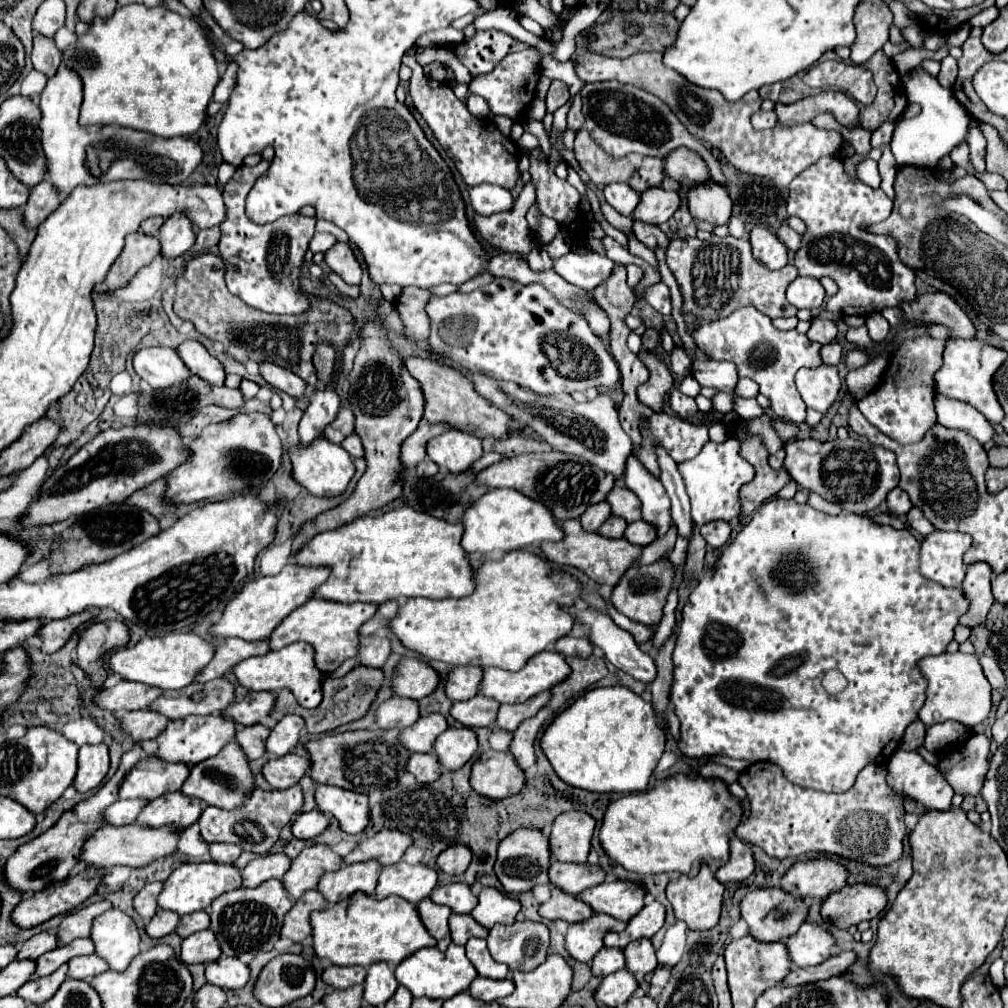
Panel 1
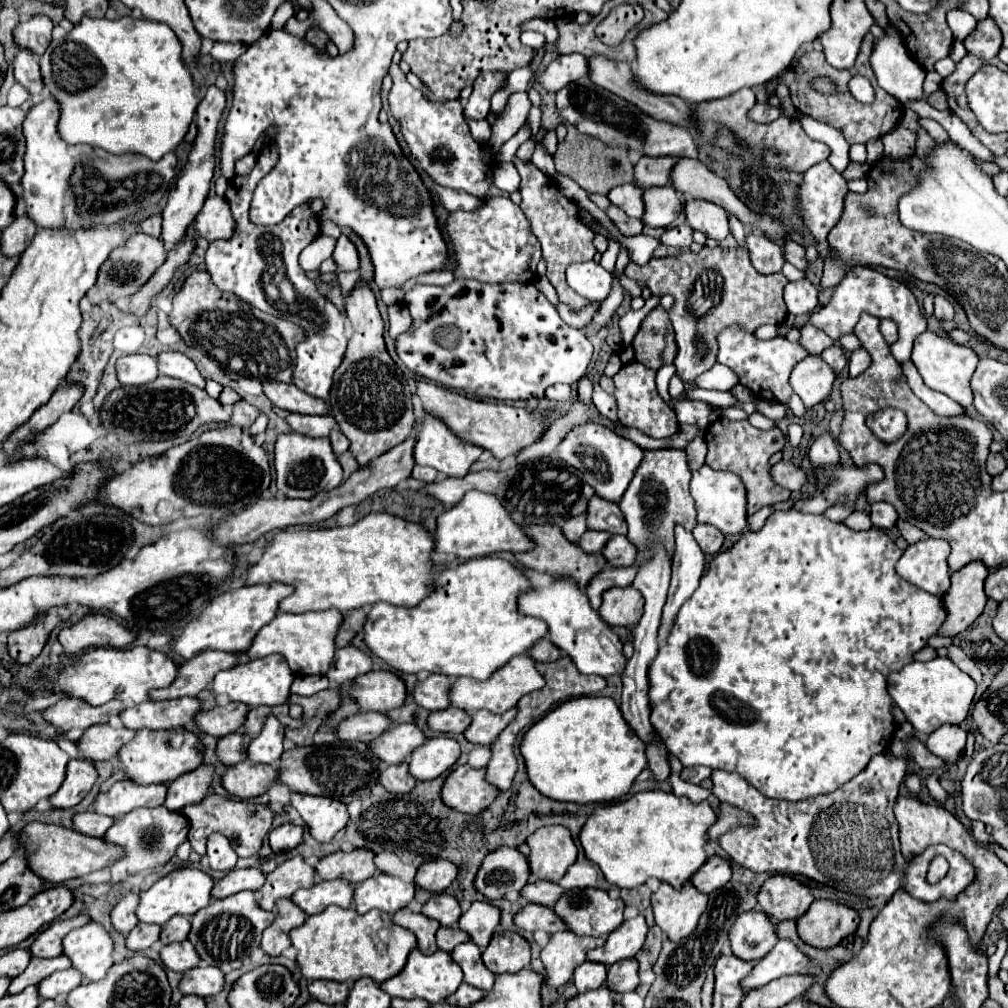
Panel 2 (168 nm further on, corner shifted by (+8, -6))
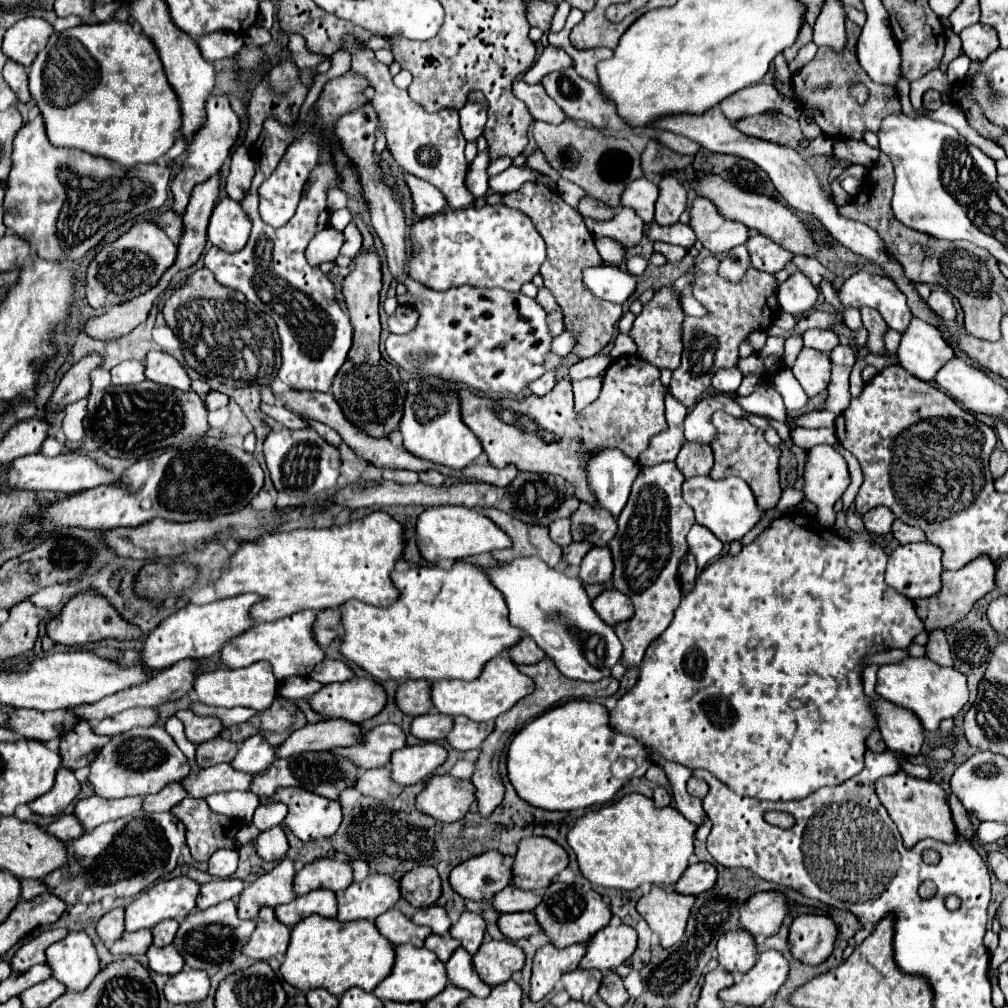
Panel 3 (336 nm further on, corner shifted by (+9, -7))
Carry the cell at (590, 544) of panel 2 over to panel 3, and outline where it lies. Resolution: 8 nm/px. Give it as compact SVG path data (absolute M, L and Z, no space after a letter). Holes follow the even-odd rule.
M571 542L567 548L563 548L563 560L569 566L579 566L581 560L585 558L585 554L593 548L593 544L589 542Z

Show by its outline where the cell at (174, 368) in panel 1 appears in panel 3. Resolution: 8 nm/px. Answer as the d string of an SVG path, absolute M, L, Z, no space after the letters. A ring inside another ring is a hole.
M125 360L111 370L113 384L139 384L145 378L145 364L139 360Z

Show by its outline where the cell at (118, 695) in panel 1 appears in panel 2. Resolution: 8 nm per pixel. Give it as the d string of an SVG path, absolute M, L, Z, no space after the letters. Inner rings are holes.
M62 699L44 709L42 717L56 731L68 733L72 729L88 729L90 725L106 723L112 715L120 715L122 711L124 705L118 701L104 703L102 707L86 707L86 703L78 703L78 699Z

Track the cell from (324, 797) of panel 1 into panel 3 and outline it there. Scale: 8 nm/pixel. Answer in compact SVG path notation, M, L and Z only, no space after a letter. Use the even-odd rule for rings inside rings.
M279 788L271 800L287 804L289 812L285 818L285 826L303 842L311 842L317 838L327 838L333 836L341 824L341 806L337 800L329 800L323 796L317 796L313 792L307 792L303 788Z

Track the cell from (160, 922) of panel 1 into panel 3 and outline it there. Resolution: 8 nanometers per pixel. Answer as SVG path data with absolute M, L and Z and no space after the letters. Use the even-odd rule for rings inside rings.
M137 930L133 934L123 934L109 950L117 956L135 956L135 954L145 954L147 948L153 944L153 934L151 930Z

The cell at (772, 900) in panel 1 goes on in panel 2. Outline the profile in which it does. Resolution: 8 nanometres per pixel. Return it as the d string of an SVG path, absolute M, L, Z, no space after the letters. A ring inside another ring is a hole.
M748 911L746 915L740 915L728 935L732 953L750 963L762 959L778 943L774 929L776 923L770 923L762 911Z

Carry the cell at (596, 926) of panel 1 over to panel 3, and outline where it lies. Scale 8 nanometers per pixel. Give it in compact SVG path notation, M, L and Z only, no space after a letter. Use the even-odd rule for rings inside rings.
M545 944L543 948L539 948L533 958L529 998L537 1002L547 996L565 972L573 972L579 968L583 956L585 944L573 944L569 948L553 948L553 944Z

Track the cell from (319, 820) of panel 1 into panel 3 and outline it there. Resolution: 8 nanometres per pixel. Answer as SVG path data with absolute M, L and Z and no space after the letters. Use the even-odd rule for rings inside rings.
M281 826L261 832L255 842L257 842L257 854L267 862L283 860L289 850L289 842L287 842L287 836Z

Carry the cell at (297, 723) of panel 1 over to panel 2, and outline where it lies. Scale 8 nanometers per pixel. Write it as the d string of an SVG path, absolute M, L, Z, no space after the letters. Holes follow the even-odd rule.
M270 717L264 725L264 729L260 731L260 735L256 735L246 753L248 753L248 759L252 763L266 763L266 765L274 765L278 763L280 755L282 755L282 741L284 741L284 727L274 719Z

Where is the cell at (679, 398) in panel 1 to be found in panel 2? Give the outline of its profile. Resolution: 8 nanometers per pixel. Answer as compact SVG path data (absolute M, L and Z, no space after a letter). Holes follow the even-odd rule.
M680 399L674 405L676 417L678 421L684 425L696 425L702 431L706 431L710 427L710 423L714 423L718 419L718 413L714 411L714 407L710 407L704 401L692 401L692 399Z

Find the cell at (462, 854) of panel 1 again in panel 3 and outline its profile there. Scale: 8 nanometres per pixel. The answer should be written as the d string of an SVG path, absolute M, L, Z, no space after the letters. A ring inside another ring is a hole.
M417 866L409 870L401 878L401 896L417 908L435 904L435 900L441 896L439 872L429 866Z

